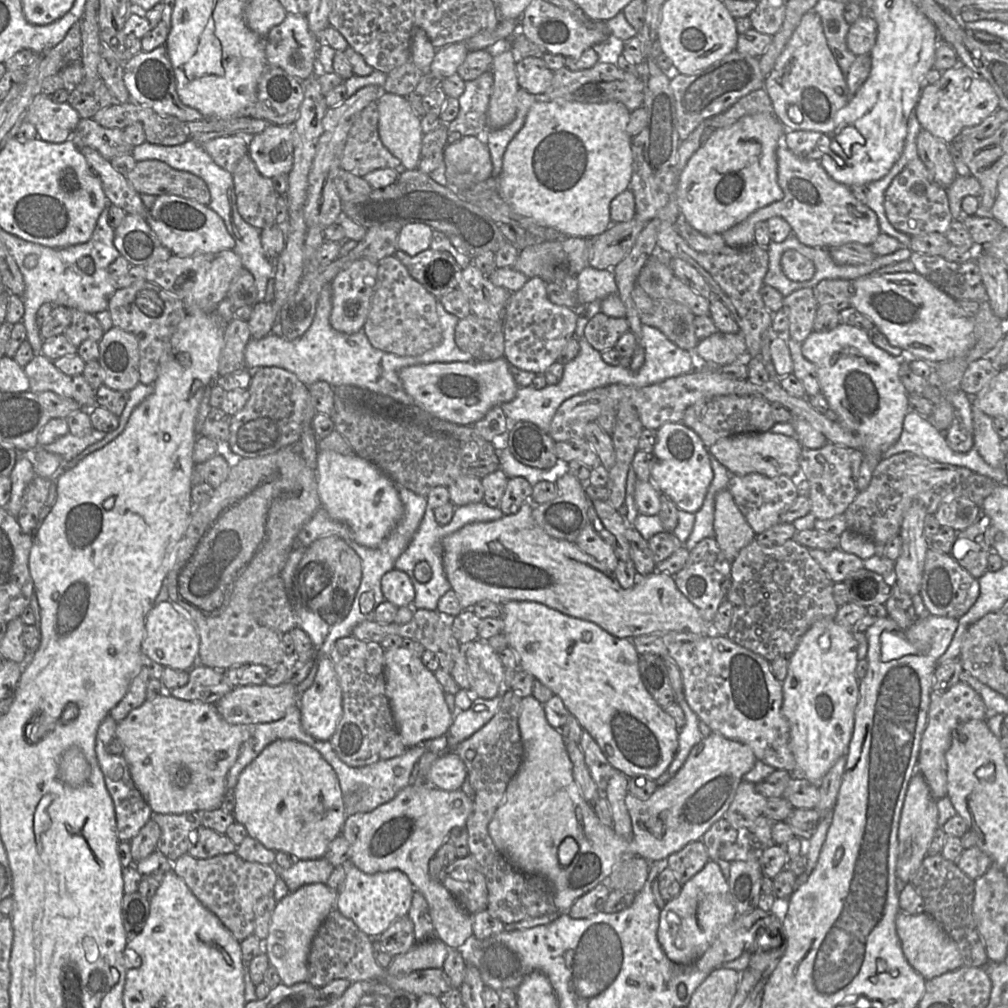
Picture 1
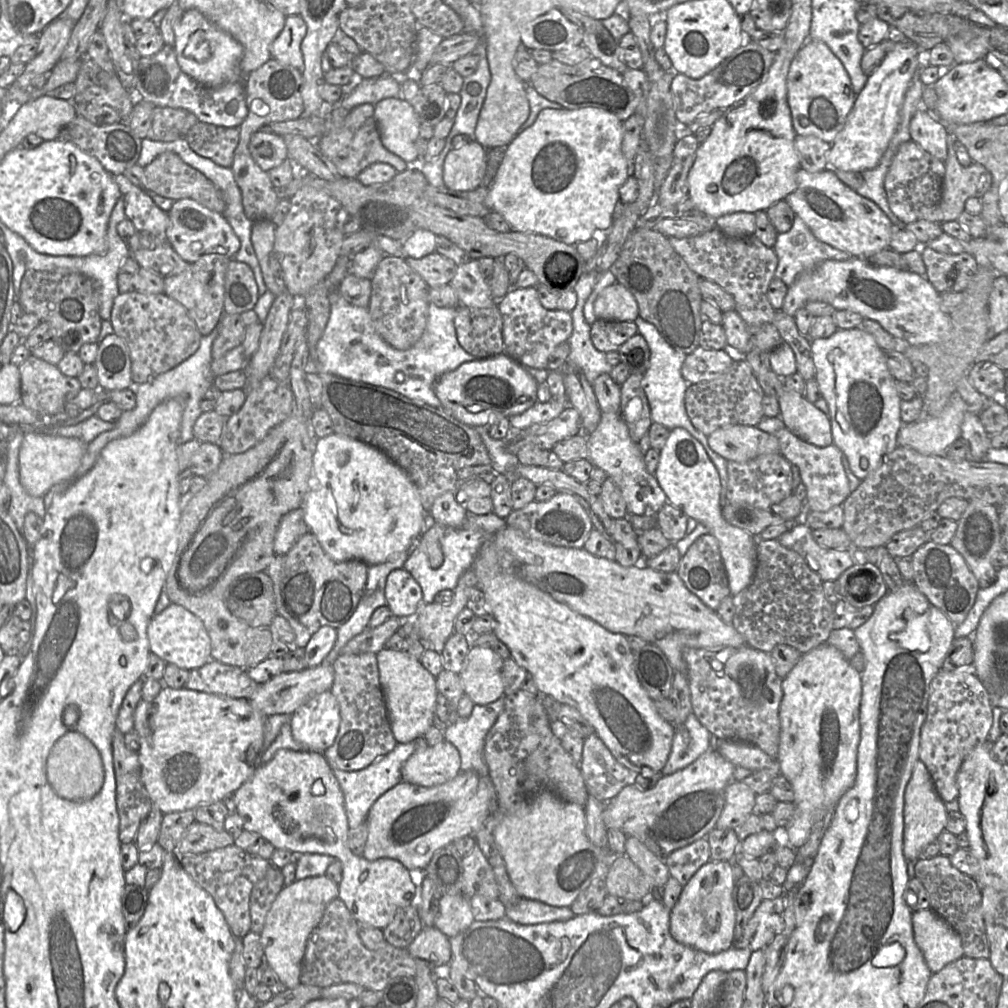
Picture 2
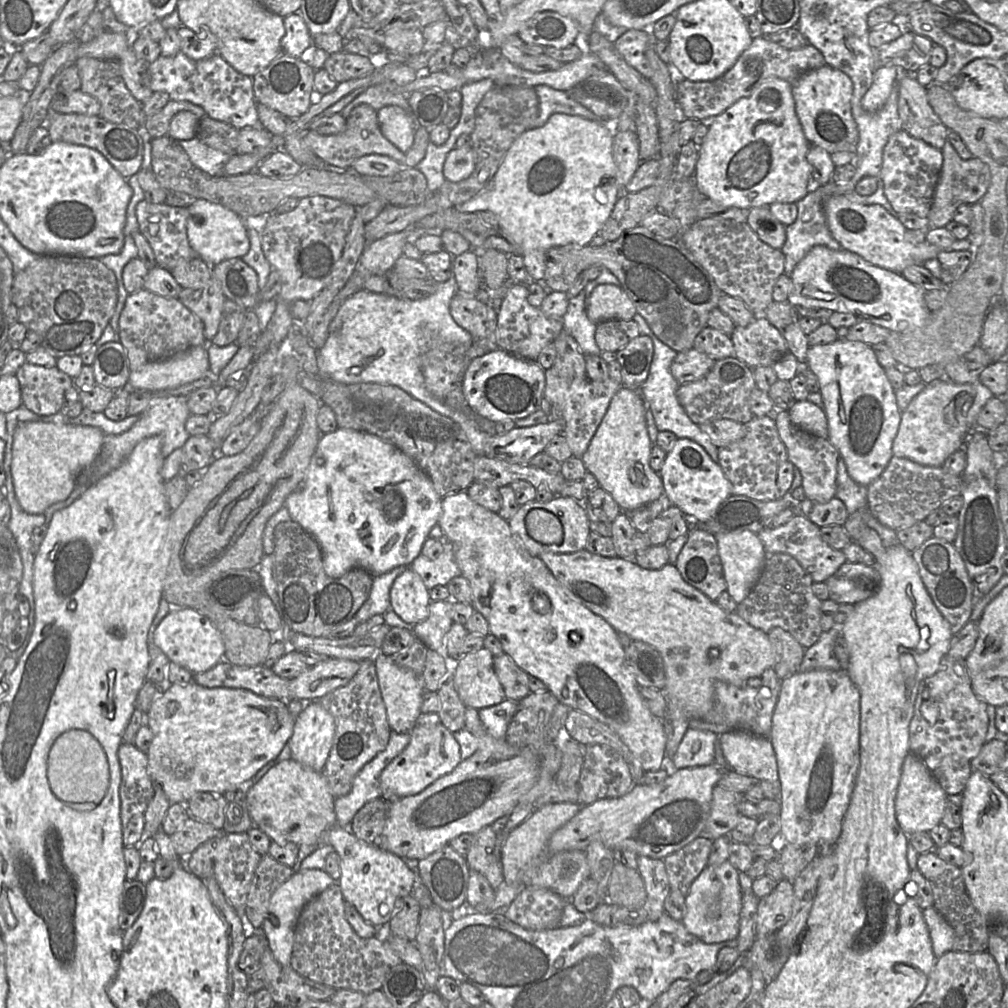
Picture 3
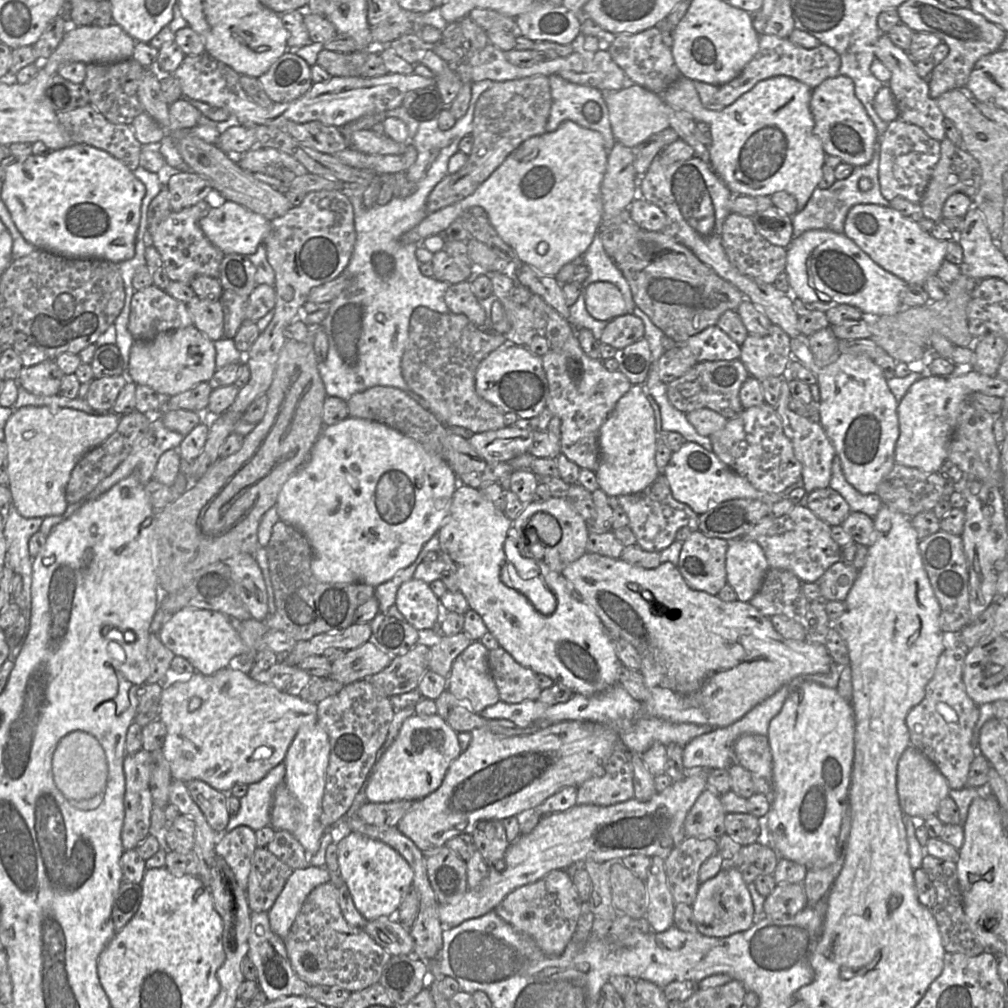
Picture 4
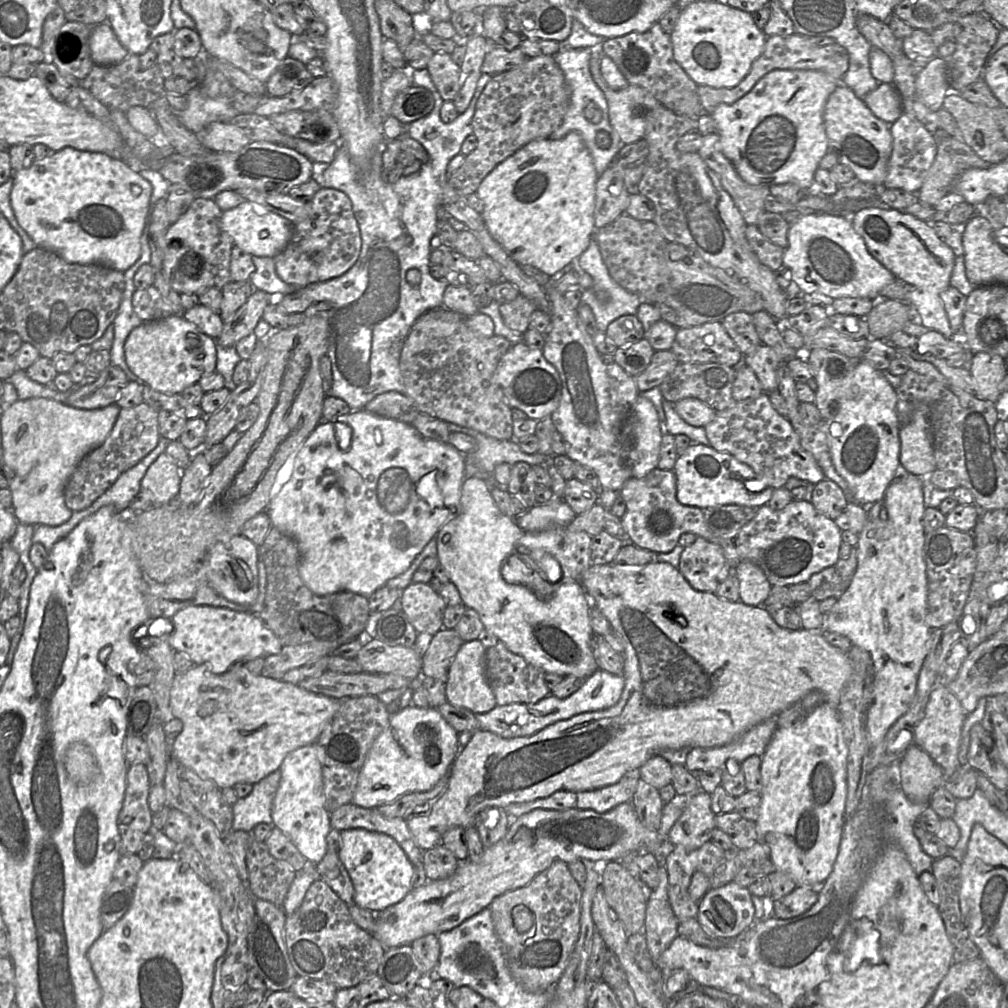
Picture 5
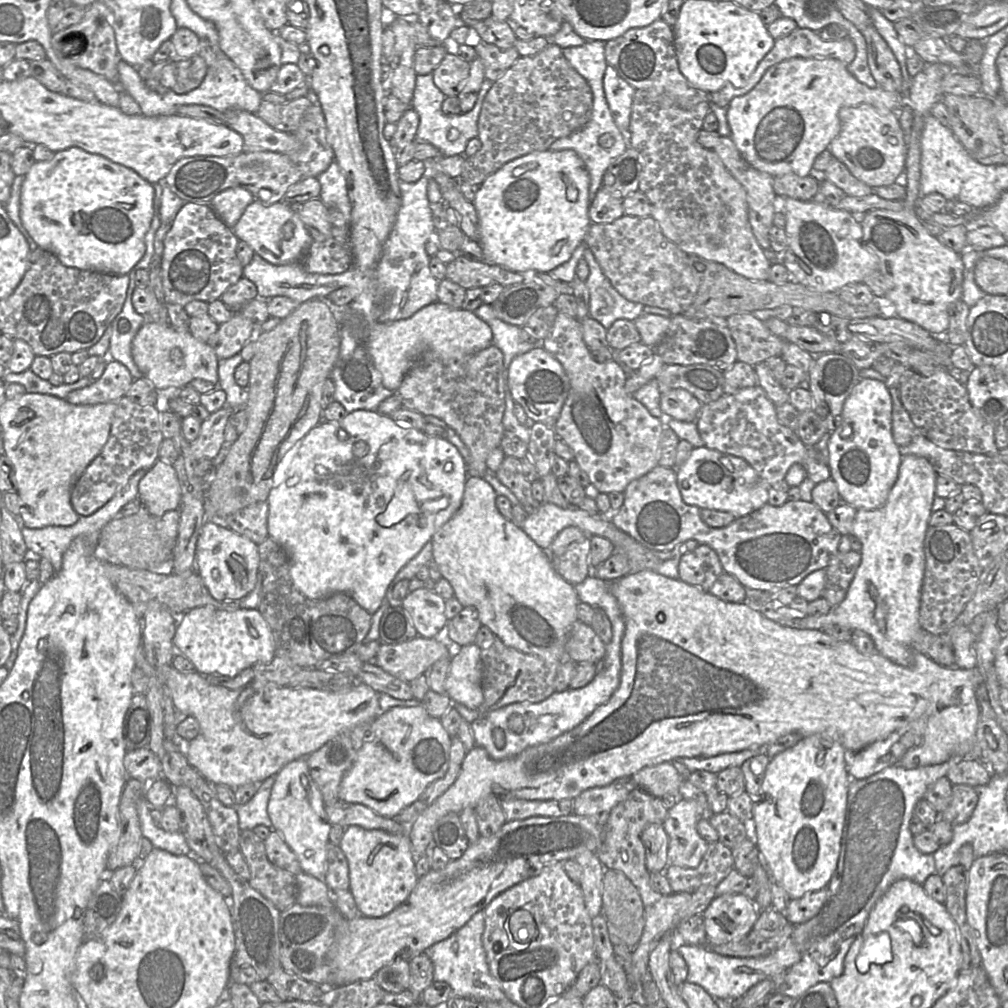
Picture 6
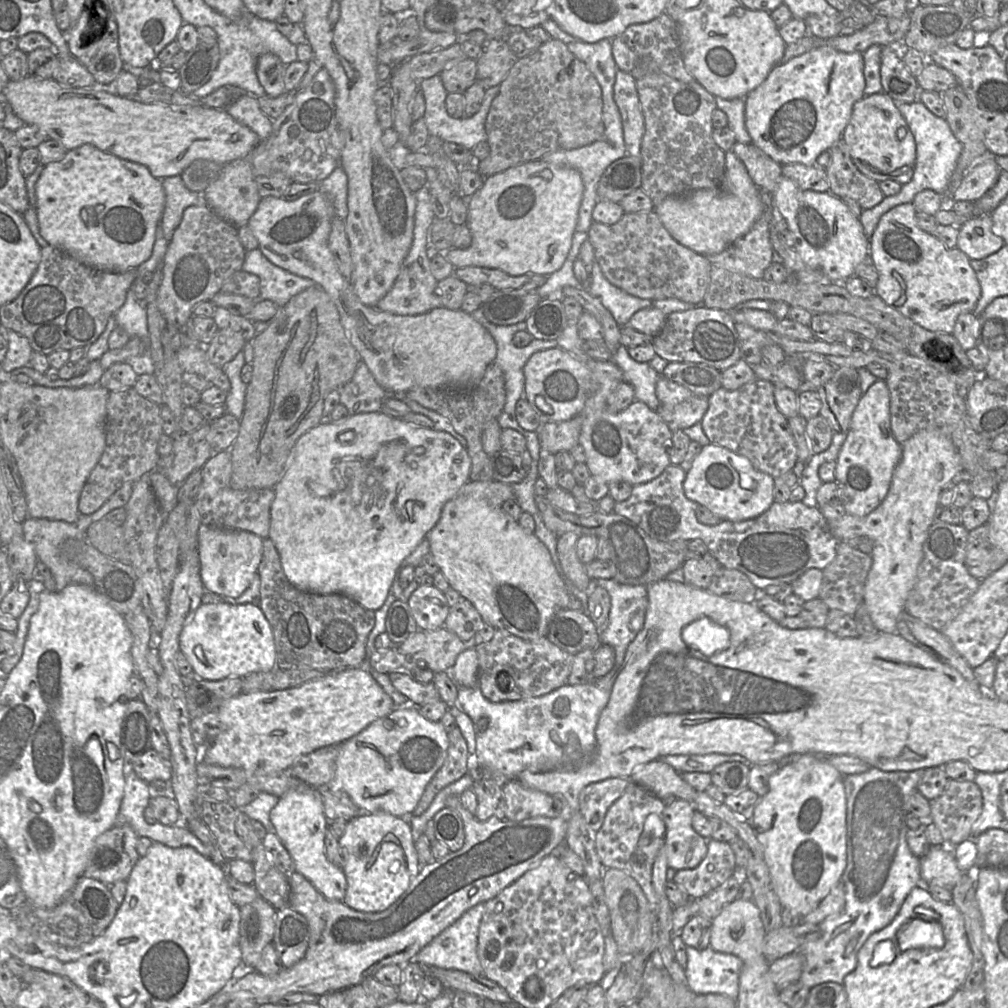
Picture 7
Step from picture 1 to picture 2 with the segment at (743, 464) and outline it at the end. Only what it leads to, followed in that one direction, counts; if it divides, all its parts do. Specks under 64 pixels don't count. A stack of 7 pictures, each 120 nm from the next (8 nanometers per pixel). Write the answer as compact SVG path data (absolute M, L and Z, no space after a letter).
M729 425L707 438L711 449L727 461L744 463L760 455L780 453L778 438L757 426Z

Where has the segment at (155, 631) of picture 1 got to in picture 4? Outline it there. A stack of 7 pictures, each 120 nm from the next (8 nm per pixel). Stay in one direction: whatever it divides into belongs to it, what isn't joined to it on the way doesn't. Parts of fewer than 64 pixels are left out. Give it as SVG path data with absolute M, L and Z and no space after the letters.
M183 608L167 615L158 637L175 656L185 658L195 672L205 676L227 668L234 657L244 652L244 644L234 626L234 620L219 611Z

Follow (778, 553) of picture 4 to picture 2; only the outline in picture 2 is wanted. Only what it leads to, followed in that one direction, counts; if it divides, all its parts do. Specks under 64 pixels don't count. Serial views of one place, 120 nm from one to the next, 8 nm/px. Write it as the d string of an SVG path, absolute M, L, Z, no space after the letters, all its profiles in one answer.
M796 524L777 540L784 547L800 554L823 582L836 581L854 561L849 550L836 550L820 546L812 536L807 524Z

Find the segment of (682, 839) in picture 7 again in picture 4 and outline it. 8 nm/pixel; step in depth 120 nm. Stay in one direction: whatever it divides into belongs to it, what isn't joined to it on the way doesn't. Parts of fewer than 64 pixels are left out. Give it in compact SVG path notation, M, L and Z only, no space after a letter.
M707 787L685 818L686 837L718 840L726 833L726 814L720 801L720 795L712 787Z

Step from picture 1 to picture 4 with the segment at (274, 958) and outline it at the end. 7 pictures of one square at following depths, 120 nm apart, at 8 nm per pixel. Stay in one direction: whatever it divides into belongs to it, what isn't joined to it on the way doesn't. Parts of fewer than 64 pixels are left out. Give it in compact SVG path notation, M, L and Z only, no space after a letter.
M326 866L294 870L268 911L272 931L284 940L310 892L330 879Z

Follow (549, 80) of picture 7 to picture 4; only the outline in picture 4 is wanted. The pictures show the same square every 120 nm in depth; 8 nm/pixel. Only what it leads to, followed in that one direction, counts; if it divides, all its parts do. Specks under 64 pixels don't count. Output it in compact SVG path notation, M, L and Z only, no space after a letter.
M535 75L515 80L494 82L478 98L473 118L473 147L465 165L456 173L448 174L429 194L426 202L427 214L451 206L472 195L485 182L504 160L527 139L546 133L552 105L549 76Z

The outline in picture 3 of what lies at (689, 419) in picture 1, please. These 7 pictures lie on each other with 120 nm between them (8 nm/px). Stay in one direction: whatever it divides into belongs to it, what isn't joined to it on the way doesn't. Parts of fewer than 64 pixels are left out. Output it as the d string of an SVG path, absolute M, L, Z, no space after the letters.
M728 357L716 361L703 378L680 384L676 395L688 417L697 425L720 419L746 424L754 417L748 399L755 387L753 370L738 358Z

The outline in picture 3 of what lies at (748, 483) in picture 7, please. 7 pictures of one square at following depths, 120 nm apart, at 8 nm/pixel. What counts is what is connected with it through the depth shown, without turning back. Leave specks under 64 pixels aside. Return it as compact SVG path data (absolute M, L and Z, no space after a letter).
M678 438L670 452L666 454L658 473L664 487L664 494L684 515L708 522L717 508L732 495L732 487L721 466L714 462L705 449L687 438Z

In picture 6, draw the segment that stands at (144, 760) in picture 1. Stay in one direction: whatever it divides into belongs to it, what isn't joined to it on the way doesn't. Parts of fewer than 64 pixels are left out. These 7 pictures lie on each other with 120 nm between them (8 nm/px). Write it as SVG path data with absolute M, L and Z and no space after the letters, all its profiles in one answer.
M169 665L165 667L165 682L178 714L193 716L199 723L198 735L184 743L184 755L188 763L213 786L223 784L237 788L246 784L260 784L276 775L288 763L307 758L344 730L372 722L380 714L379 694L358 680L351 688L337 692L254 681L238 689L228 689L211 684L206 676L195 670L180 673Z

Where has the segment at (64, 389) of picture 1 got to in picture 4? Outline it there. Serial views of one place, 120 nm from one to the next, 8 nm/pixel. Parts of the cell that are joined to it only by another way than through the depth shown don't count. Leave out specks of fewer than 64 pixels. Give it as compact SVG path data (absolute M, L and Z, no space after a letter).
M47 359L31 367L22 367L18 383L28 392L39 396L58 394L64 373L53 360Z

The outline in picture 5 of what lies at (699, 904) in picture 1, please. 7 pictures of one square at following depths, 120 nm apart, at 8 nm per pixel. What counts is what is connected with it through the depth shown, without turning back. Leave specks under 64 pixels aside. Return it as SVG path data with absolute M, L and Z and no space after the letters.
M734 881L710 888L698 902L696 920L712 936L735 938L756 921L751 894Z

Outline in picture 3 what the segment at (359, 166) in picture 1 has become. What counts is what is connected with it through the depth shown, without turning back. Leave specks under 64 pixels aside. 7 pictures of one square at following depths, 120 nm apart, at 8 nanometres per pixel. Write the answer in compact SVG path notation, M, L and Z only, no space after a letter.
M361 104L351 111L346 119L346 127L343 132L326 136L308 130L303 134L303 142L323 164L338 170L351 170L350 168L356 159L371 154L390 157L400 164L403 164L405 160L405 154L384 137L377 111L367 104Z

